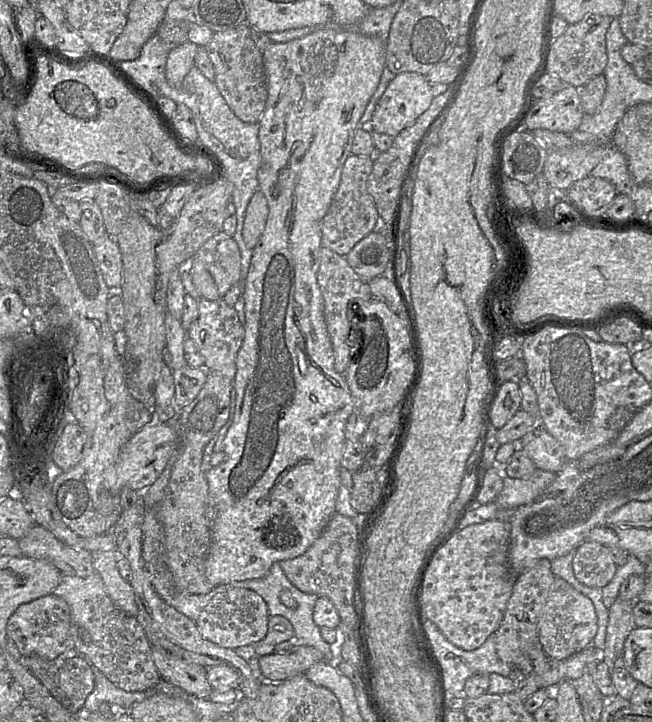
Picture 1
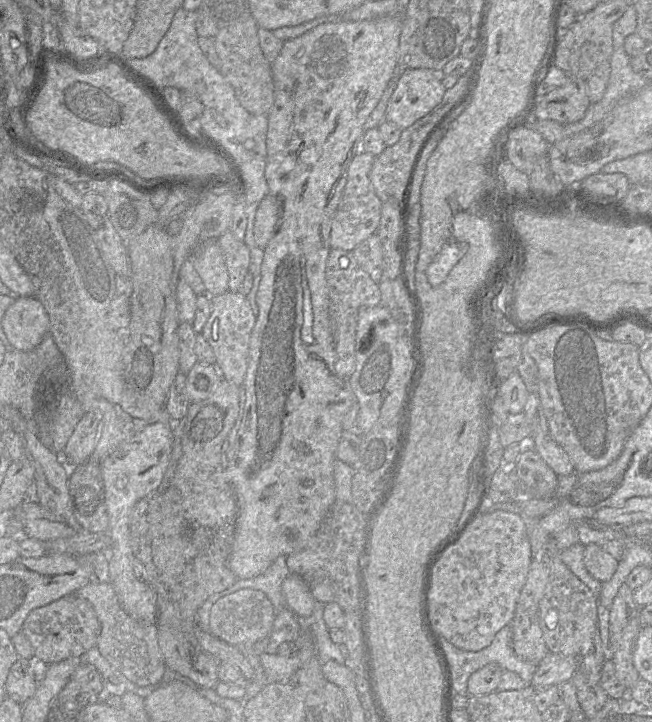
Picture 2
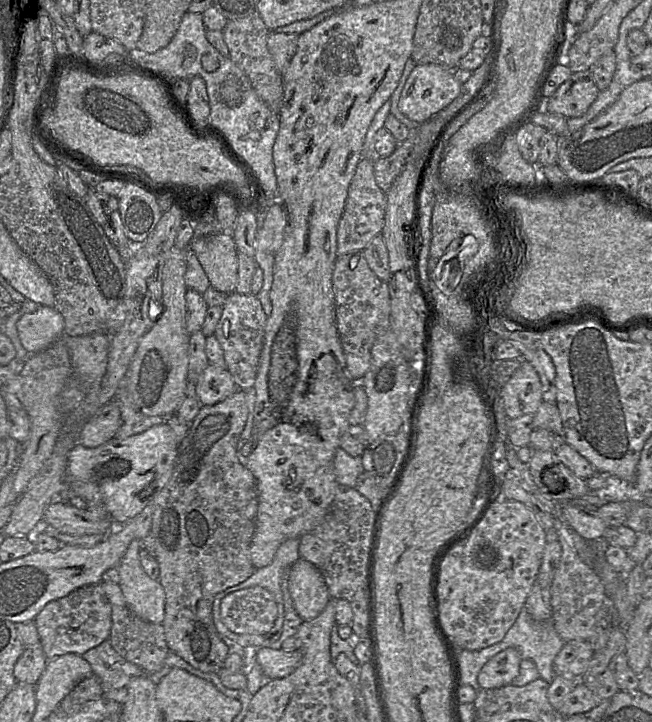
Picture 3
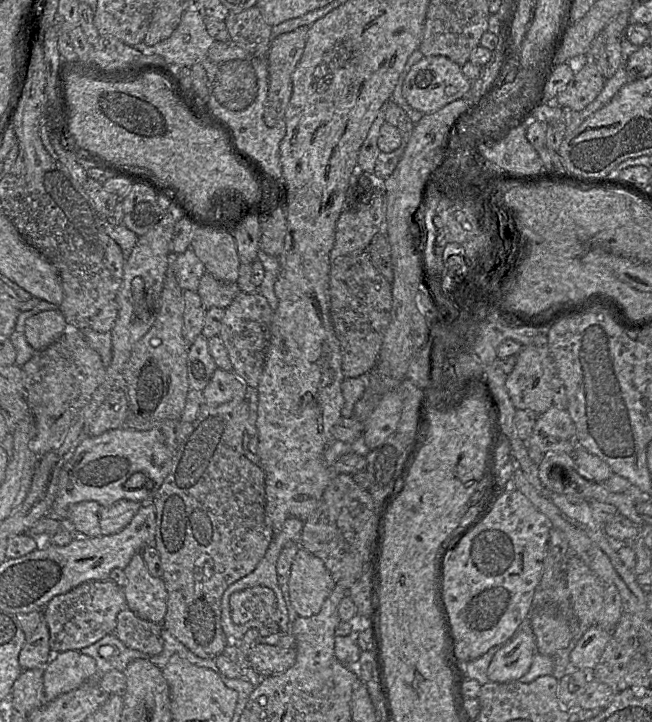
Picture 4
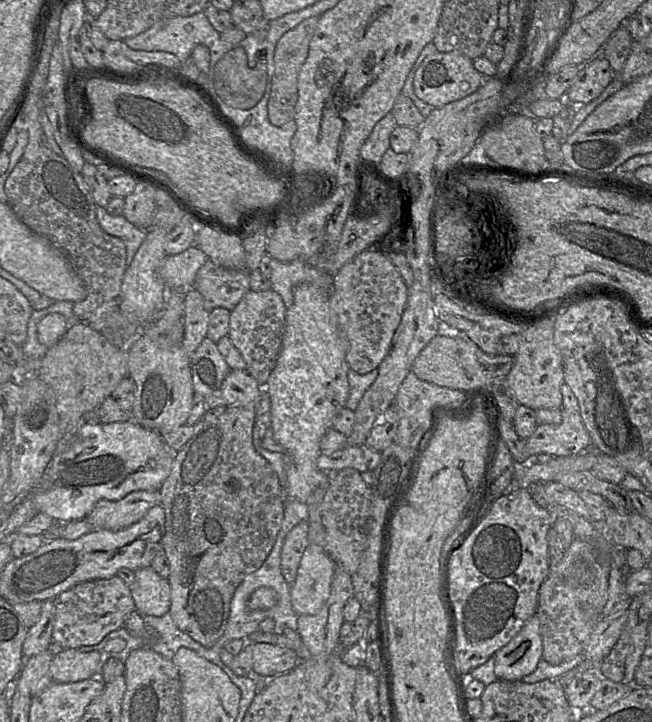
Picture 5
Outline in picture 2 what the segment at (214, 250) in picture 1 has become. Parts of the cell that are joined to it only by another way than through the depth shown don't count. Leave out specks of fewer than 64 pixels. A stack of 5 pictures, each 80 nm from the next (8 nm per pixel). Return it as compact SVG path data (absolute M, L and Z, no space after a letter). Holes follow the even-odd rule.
M230 231L222 234L217 240L226 260L229 275L228 291L238 292L249 271L250 249Z

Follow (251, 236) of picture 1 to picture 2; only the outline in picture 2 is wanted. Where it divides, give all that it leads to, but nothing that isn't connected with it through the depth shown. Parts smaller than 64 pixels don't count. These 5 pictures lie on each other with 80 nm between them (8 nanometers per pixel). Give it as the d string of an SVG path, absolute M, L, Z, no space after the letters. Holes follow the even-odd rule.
M267 195L258 204L254 220L253 234L258 247L266 248L278 229L280 218L280 205Z

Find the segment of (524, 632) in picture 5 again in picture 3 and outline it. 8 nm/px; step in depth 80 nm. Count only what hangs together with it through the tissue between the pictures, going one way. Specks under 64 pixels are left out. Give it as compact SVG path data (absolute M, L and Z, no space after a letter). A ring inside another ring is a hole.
M506 648L494 655L480 670L479 688L494 689L511 684L518 676L522 657L515 648Z

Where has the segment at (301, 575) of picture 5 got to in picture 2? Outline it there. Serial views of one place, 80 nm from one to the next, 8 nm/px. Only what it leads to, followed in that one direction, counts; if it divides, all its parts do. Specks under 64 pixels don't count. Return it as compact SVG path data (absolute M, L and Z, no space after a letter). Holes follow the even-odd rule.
M290 573L283 582L285 603L298 617L309 618L315 608L314 598L308 584L300 576Z

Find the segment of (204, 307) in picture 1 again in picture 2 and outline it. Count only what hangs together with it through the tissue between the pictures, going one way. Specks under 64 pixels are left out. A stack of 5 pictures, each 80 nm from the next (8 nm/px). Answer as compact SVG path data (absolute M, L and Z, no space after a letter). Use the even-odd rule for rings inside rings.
M227 291L212 297L212 313L205 323L201 335L213 348L216 356L215 365L226 381L241 386L248 368L249 344L252 330L256 322L247 297L239 292Z

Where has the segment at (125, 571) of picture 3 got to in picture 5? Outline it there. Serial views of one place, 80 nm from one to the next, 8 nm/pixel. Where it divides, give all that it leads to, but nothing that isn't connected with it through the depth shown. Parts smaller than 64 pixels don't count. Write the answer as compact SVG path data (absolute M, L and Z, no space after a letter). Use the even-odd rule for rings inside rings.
M148 567L135 571L135 580L130 587L135 604L135 611L142 617L161 617L168 613L170 607L170 586Z

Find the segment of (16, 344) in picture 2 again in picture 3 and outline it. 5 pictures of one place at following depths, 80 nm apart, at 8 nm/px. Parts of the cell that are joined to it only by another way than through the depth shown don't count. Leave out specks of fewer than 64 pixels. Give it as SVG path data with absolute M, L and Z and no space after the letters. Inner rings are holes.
M40 305L32 312L23 314L16 324L18 336L21 344L29 354L36 354L64 335L64 319L62 315L54 308Z

